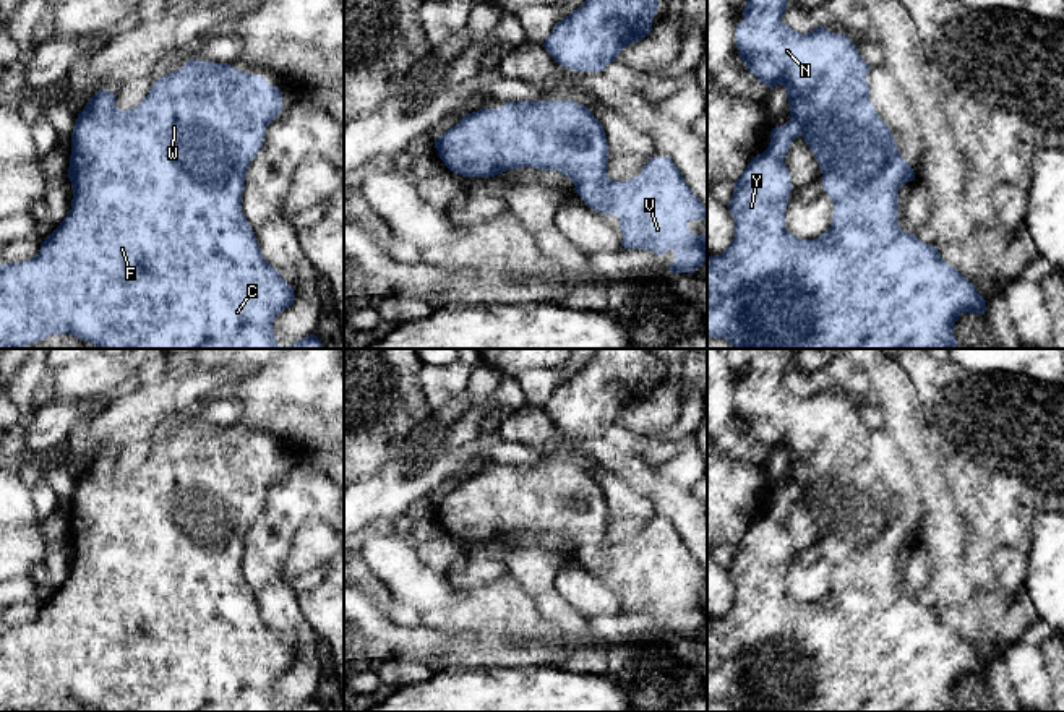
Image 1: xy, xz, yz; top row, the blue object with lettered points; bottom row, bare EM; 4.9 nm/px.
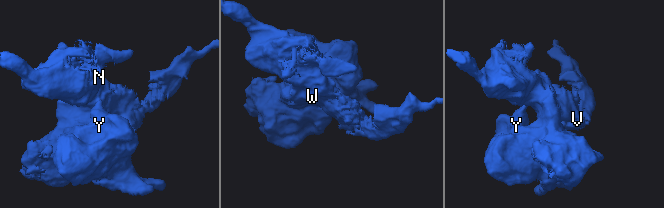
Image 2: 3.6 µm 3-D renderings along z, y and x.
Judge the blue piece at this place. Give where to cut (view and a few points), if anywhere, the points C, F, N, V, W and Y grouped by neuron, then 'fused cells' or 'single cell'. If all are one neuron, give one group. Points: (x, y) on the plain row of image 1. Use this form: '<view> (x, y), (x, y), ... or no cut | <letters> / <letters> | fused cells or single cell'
no cut | C F N V W Y | single cell

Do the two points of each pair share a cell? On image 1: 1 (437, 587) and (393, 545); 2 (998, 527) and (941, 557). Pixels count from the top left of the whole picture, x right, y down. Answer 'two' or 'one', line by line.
1: one
2: two

